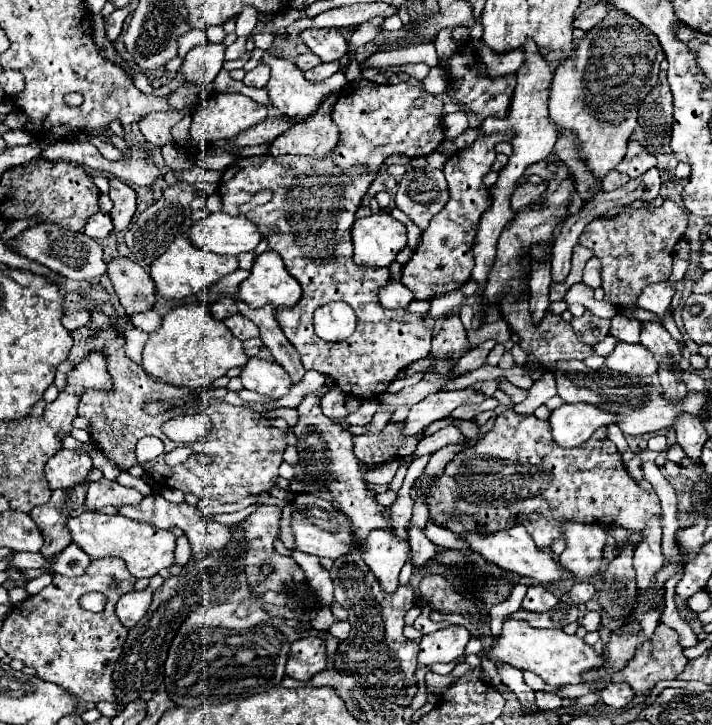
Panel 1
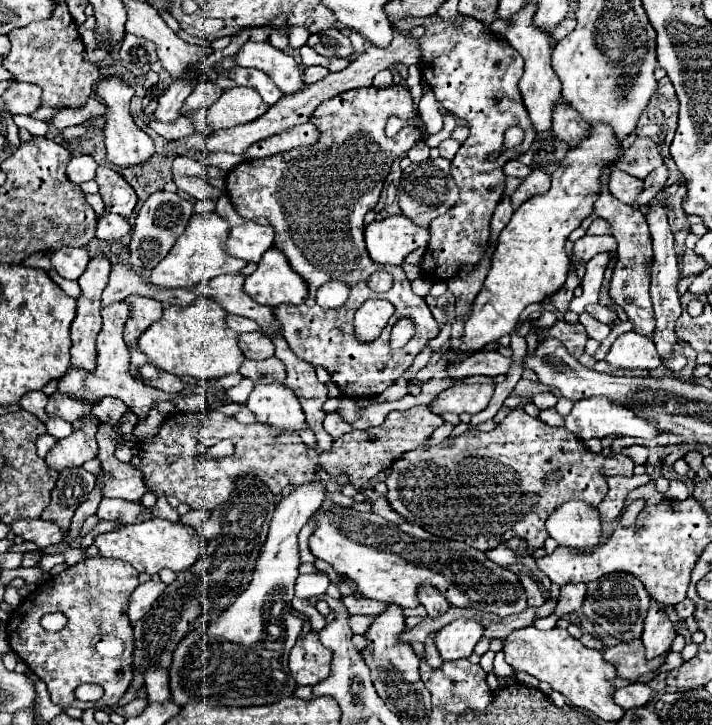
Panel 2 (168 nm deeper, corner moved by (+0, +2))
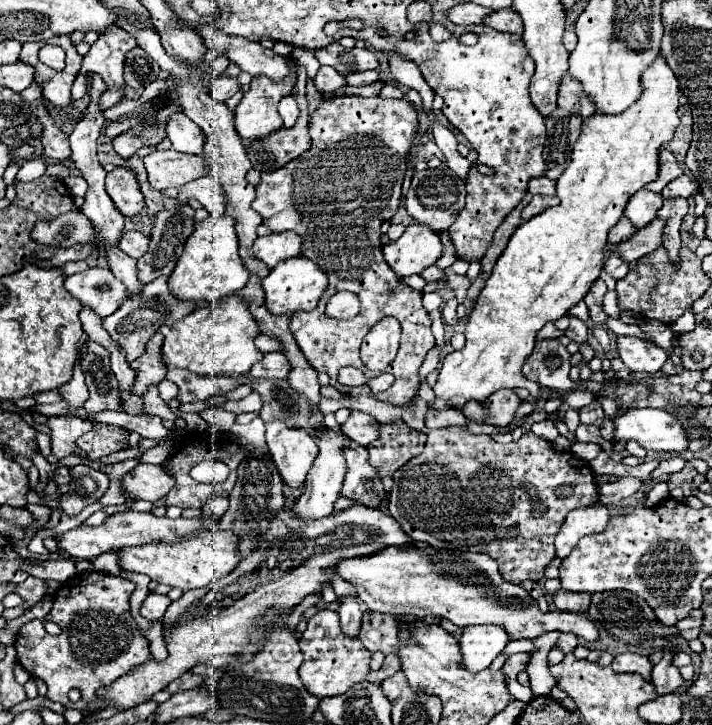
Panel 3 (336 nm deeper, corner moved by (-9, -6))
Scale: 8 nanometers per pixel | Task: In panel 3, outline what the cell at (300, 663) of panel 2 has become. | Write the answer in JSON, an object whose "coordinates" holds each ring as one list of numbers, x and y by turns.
{"coordinates":[[322,609,312,619,300,637,300,649,304,653,304,663,300,665,300,679,308,693,314,697,330,697,346,693,354,683,362,681,370,671,370,651,358,641,344,637,338,623,338,613]]}

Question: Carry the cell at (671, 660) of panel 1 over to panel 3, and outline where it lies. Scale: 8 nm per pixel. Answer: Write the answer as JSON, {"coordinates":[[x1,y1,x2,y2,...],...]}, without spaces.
{"coordinates":[[620,653,612,661,612,669,616,673,638,673,644,679,650,679,652,663,648,661,646,655,640,655,640,653]]}

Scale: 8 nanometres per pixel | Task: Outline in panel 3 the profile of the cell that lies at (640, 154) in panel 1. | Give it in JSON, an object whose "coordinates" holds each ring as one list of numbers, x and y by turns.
{"coordinates":[[662,149,660,151,660,171,658,171,658,177,656,177,656,181,652,181,646,187,650,191,654,191,654,193,660,193,664,189,664,185,670,183,672,179,676,179,678,175,682,175,682,167,678,165,678,161,674,159,674,155,668,149]]}

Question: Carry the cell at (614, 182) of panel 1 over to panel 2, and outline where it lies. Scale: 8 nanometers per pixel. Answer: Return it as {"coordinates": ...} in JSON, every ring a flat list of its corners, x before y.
{"coordinates":[[613,169,611,171,611,177,609,177,609,191,613,197,617,197,619,201,623,201,625,205,633,205,637,195,645,189,643,181,641,179,635,179,619,169]]}

